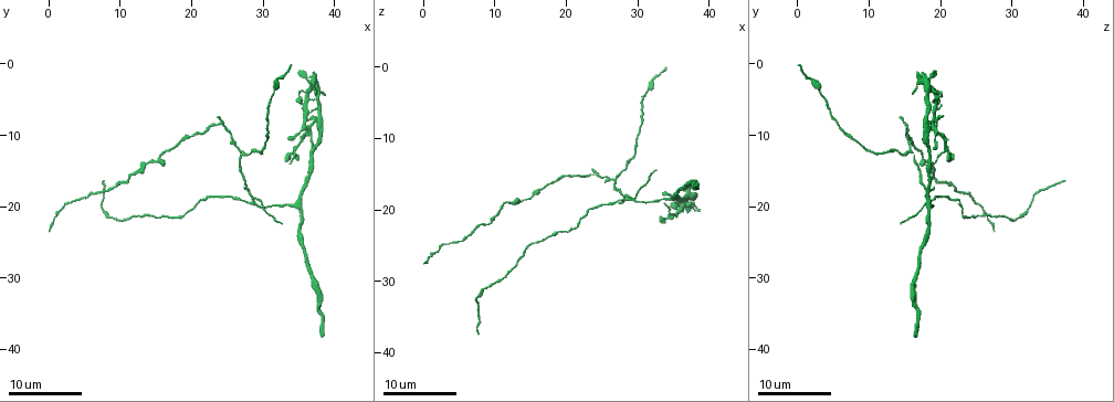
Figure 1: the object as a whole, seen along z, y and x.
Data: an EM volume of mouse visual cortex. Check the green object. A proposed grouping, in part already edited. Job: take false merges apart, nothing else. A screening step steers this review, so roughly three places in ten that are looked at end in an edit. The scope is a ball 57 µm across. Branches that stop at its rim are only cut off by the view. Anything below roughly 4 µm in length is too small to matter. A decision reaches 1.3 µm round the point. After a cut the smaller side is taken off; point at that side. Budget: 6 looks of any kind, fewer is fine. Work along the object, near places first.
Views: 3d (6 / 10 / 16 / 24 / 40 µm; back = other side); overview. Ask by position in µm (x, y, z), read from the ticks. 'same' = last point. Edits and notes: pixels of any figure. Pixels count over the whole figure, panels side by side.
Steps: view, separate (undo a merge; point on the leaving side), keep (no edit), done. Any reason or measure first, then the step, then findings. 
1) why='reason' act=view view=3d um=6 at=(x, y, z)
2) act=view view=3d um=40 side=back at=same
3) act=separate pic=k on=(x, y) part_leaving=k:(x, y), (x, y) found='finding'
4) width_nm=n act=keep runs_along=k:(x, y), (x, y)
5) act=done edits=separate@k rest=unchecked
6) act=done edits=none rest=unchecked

why='a fork' act=view view=3d um=24 at=(26.5, 12.0, 16.0)

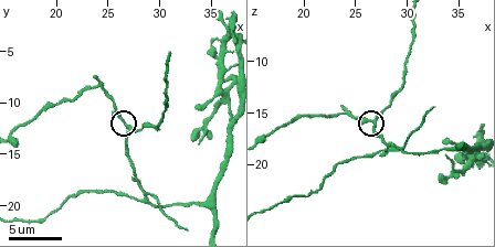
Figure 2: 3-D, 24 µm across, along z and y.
act=view view=3d um=10 at=(26.8, 12.2, 15.8)

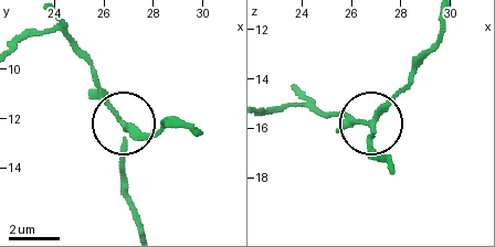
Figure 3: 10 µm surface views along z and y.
side_arm_um=25 act=keep found='all the same neuron'

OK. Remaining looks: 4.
why='a narrow waist' act=view view=3d um=10 at=(23.4, 8.4, 15.0)

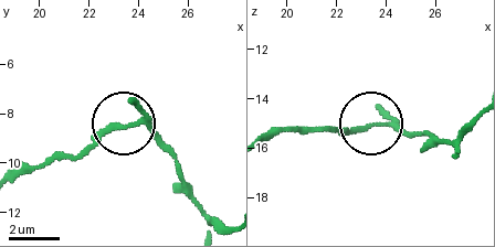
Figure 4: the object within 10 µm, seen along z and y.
why='other side' act=view view=3d um=10 side=back at=(23.7, 8.4, 15.0)

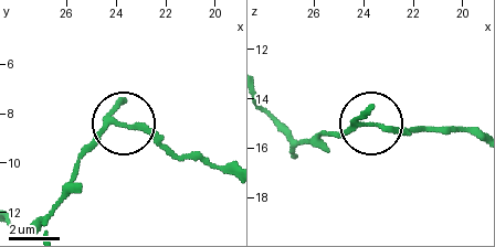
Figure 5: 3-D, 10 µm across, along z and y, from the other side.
width_nm=180 act=separate pic=5 on=(147, 129) found='a second neuron is stuck on'

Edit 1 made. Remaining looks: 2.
why='calibre changes' act=view view=3d um=16 at=(31.5, 4.0, 3.0)

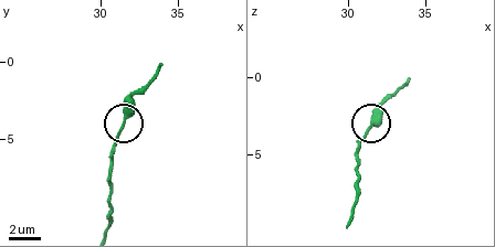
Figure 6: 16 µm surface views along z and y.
why='closer look' act=view view=3d um=6 at=(31.6, 3.8, 3.2)

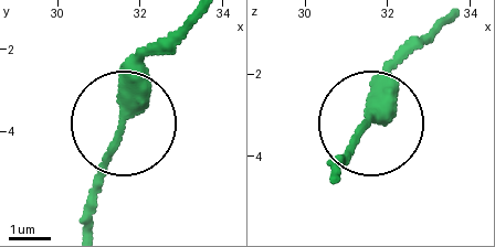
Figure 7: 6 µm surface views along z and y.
act=keep runs_along=7:(82, 225), (141, 49) found='all the same neuron'

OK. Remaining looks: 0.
act=done edits=separate@5 rest=unchecked

